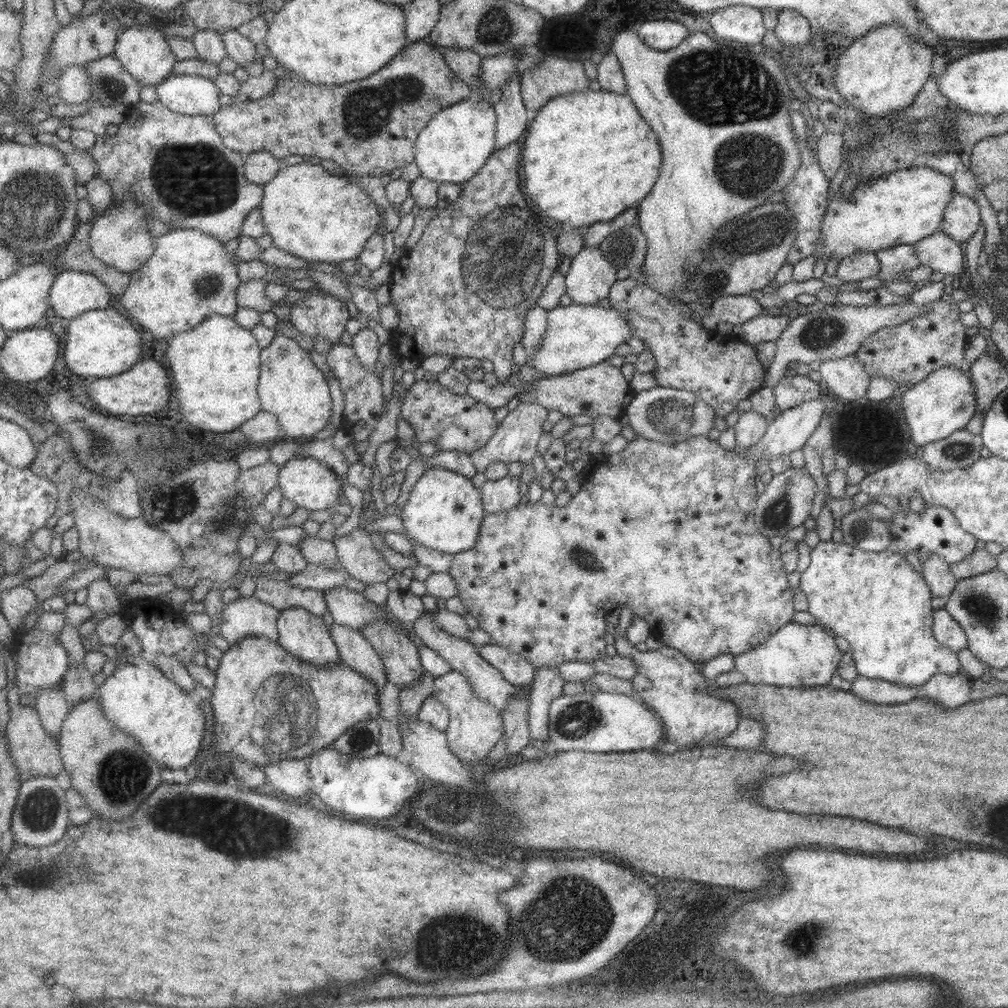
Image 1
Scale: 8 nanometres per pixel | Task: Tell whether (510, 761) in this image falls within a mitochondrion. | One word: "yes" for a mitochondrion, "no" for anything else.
no

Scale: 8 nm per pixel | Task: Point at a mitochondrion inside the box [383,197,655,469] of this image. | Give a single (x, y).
(502, 260)

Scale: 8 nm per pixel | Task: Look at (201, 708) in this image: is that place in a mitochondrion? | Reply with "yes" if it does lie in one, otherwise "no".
no

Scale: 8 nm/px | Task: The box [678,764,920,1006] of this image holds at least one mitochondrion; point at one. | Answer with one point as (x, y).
(815, 933)

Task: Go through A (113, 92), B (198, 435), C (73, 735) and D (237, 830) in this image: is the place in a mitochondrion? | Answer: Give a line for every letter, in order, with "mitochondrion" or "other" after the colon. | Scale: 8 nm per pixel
A: other
B: other
C: other
D: mitochondrion

